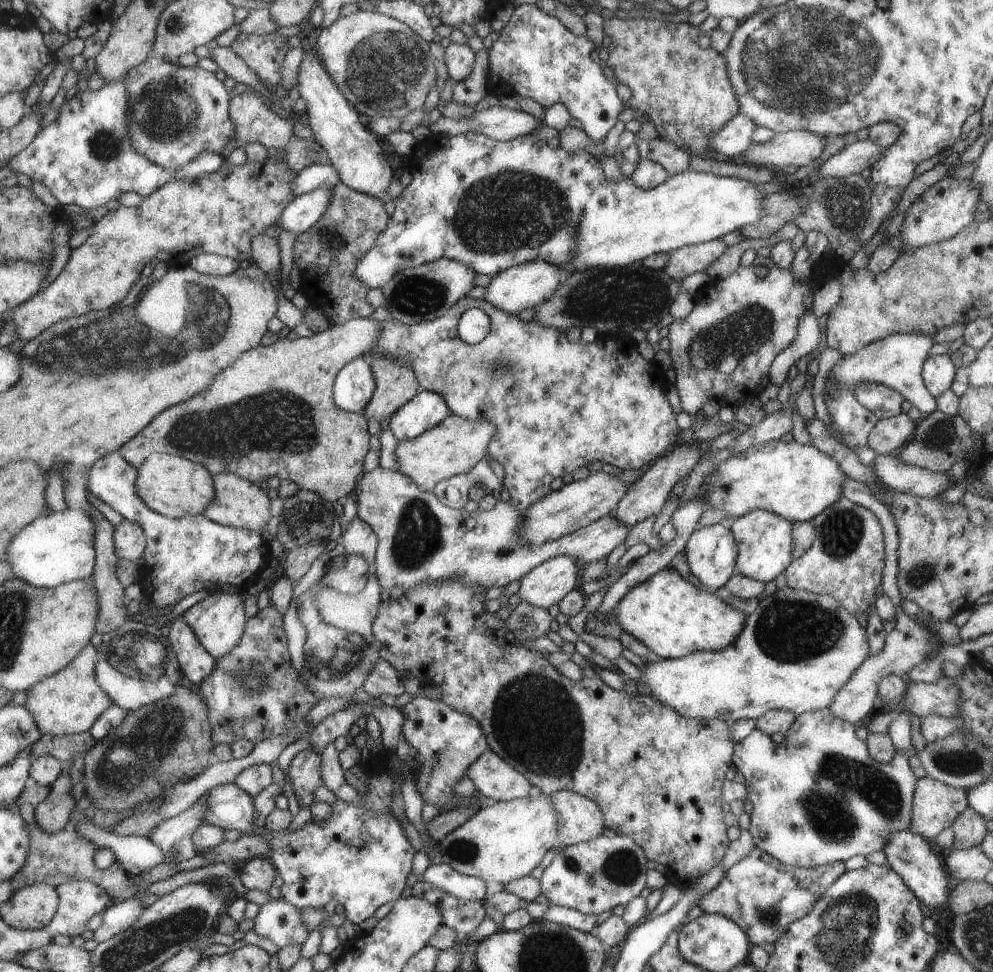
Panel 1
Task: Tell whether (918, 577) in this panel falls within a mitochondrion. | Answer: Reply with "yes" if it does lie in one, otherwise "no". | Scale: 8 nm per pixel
yes

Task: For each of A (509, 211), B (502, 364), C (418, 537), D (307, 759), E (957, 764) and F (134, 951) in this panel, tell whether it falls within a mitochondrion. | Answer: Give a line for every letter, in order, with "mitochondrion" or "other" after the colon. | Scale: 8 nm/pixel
A: mitochondrion
B: mitochondrion
C: mitochondrion
D: other
E: mitochondrion
F: mitochondrion

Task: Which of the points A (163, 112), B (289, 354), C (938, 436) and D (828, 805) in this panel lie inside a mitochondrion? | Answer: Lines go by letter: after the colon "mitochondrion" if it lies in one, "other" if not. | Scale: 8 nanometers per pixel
A: mitochondrion
B: other
C: mitochondrion
D: mitochondrion

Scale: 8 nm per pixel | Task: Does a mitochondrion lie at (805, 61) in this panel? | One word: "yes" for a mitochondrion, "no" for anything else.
yes

